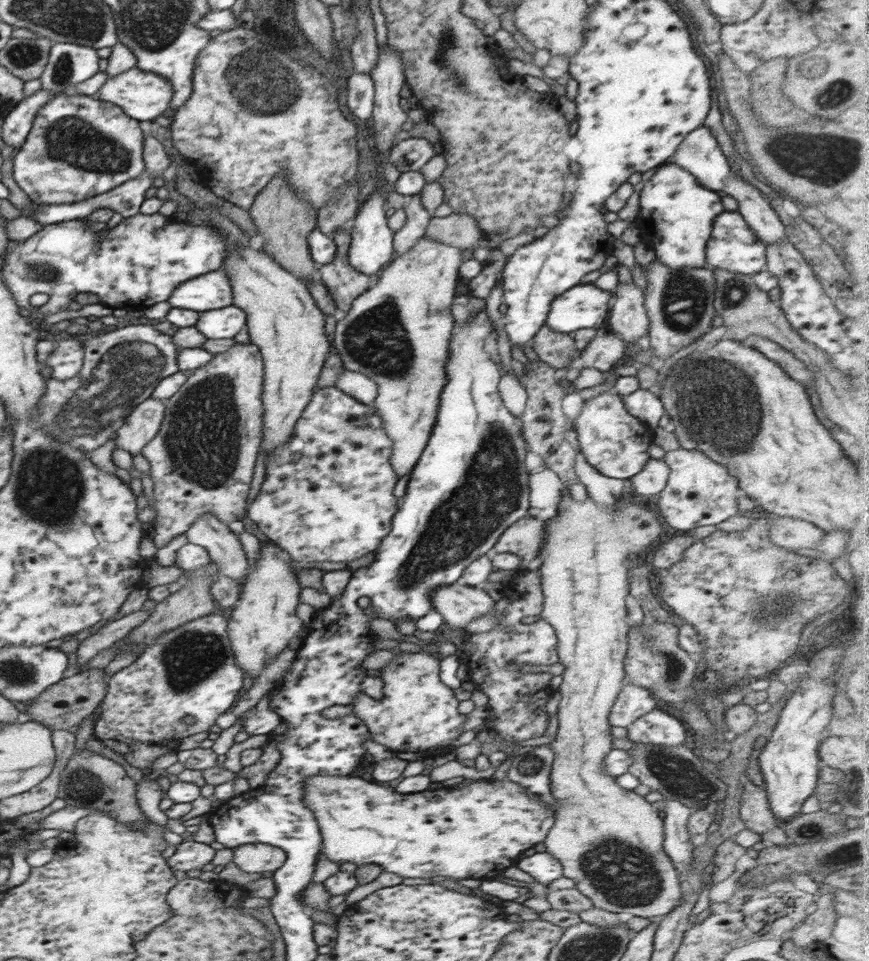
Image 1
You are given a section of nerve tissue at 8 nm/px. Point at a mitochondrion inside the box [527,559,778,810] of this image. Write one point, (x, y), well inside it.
(678, 777)

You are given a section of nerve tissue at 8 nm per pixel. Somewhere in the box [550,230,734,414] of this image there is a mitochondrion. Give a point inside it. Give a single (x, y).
(685, 299)

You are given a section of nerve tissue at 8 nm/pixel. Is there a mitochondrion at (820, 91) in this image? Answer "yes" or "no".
yes

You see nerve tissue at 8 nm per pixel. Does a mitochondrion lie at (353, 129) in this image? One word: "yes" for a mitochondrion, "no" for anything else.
no

